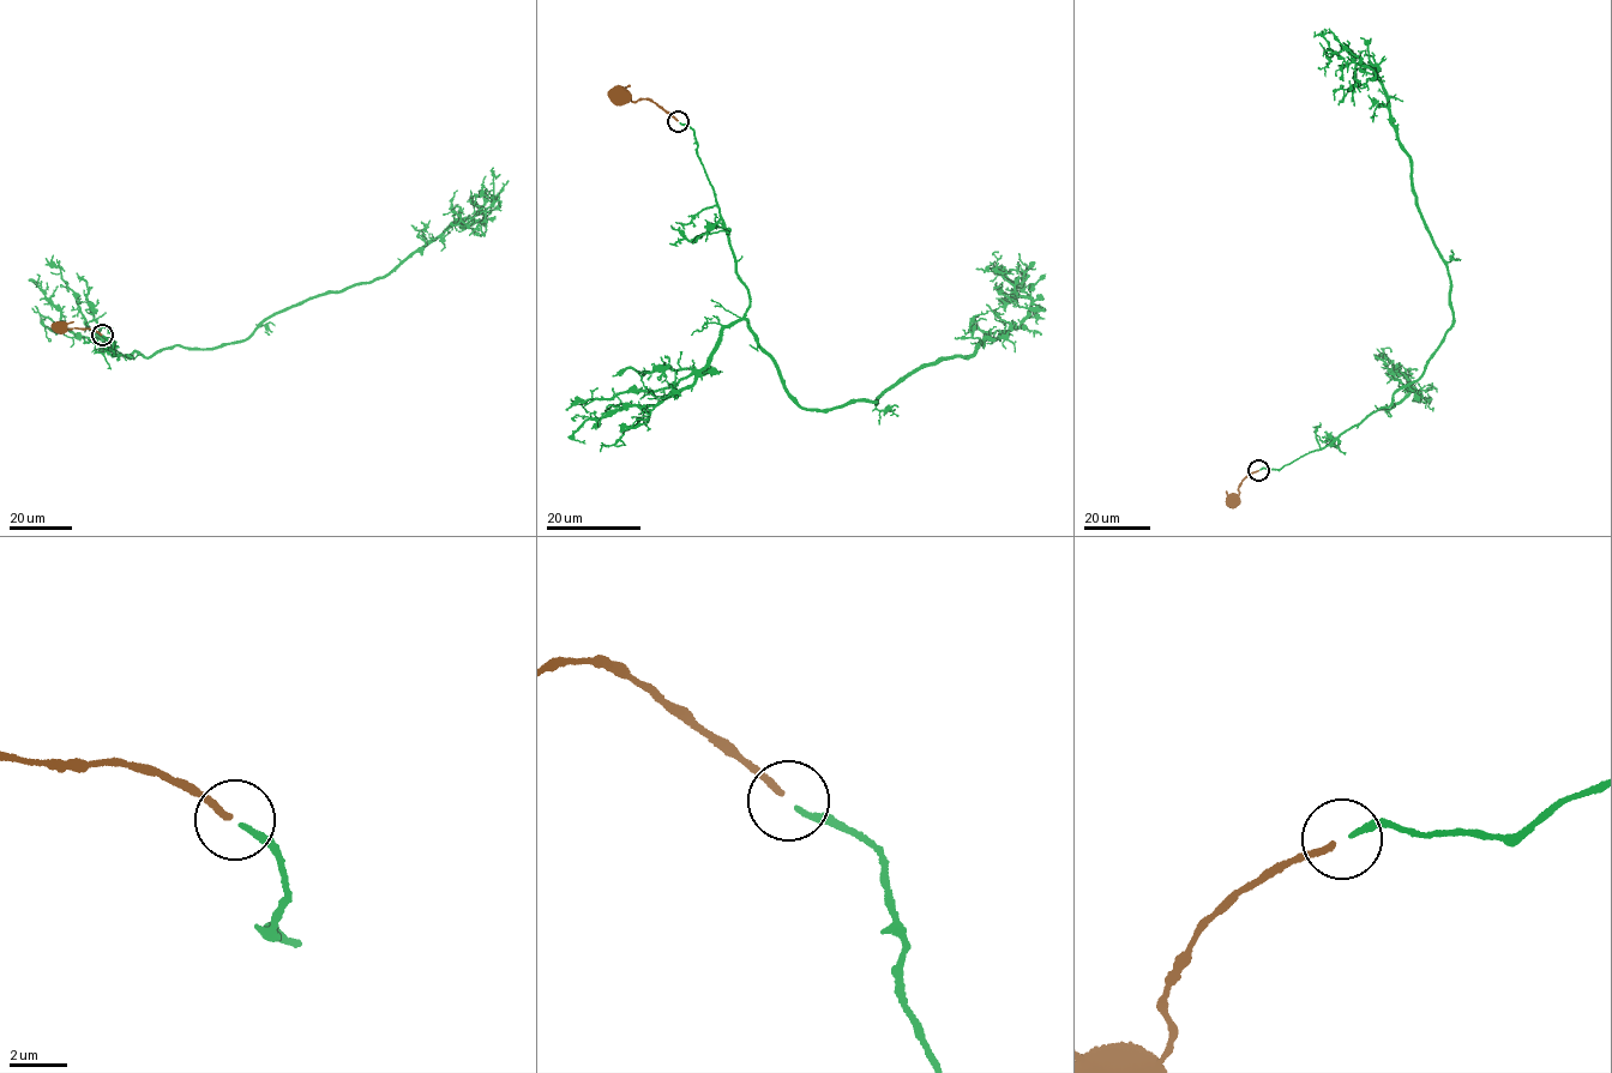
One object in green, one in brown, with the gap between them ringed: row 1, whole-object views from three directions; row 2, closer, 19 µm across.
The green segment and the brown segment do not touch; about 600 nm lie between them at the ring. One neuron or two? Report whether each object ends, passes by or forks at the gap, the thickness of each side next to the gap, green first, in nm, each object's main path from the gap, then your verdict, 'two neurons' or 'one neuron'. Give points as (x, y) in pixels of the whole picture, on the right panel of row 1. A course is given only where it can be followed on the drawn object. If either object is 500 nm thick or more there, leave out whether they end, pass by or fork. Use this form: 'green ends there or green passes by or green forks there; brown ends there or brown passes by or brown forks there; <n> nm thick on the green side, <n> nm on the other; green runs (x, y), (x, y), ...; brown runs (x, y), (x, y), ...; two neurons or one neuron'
green ends there; brown ends there; 200 nm thick on the green side, 240 nm on the other; green runs (1259, 469), (1322, 450), (1389, 405), (1455, 323), (1375, 64), (1348, 66), (1315, 31); brown runs (1258, 470), (1241, 481), (1232, 500); one neuron

